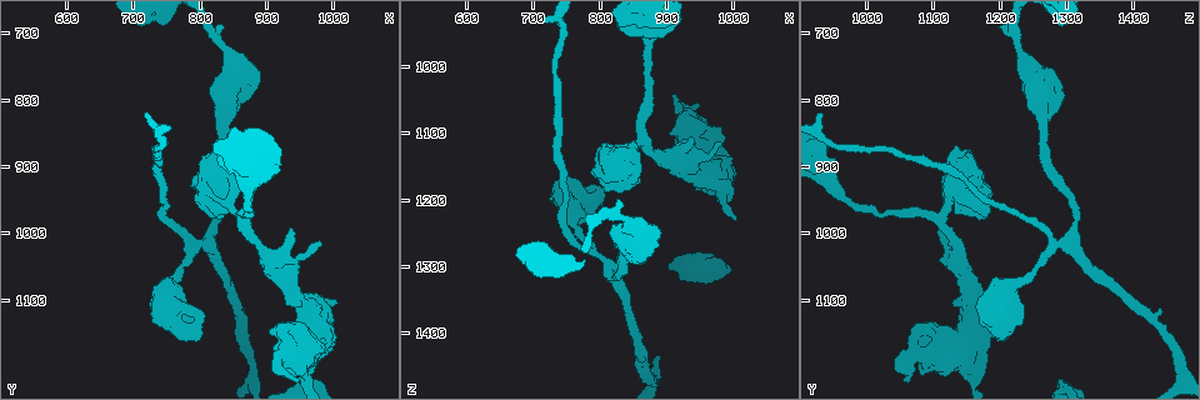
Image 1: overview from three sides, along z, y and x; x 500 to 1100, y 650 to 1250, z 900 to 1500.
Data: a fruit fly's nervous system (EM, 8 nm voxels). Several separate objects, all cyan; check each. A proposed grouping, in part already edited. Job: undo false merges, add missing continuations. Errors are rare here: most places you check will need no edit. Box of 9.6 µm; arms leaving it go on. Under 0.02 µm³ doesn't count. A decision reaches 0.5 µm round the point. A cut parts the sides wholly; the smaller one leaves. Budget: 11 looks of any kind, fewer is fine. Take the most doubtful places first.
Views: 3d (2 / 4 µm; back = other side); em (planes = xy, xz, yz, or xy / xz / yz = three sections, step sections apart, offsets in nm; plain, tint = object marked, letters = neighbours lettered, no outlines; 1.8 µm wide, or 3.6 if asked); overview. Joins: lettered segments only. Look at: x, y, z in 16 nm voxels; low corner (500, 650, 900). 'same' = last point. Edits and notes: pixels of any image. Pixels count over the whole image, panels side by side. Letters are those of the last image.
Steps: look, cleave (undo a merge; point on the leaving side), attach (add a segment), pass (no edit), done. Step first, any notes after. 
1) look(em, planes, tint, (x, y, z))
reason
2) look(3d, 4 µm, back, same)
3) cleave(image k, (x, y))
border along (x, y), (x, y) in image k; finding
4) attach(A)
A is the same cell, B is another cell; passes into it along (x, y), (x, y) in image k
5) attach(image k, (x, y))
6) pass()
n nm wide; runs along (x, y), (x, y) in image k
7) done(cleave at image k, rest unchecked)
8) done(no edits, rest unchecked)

look(em, xy, step 16, tint, (830, 885, 945))
thick end

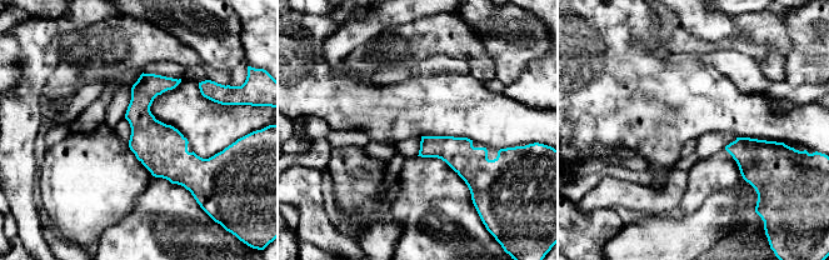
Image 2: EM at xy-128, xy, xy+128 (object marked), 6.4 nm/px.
look(em, planes, letters, same)
another direction

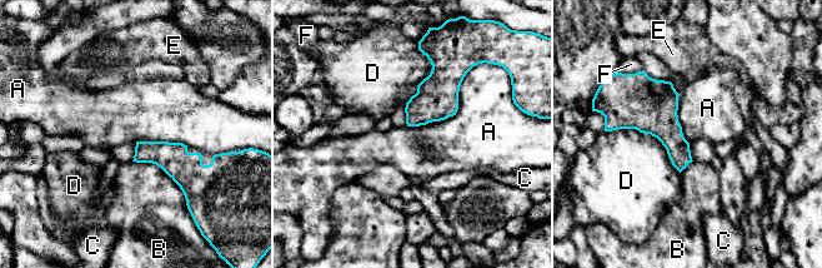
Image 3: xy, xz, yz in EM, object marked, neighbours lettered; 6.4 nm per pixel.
pass()
A, B, C, D, E and F are other cells; border along (470, 70), (452, 115), (406, 125) in image 3; none of them fits

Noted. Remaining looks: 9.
look(3d, 4 µm, (935, 1180, 1090))
sharp bend

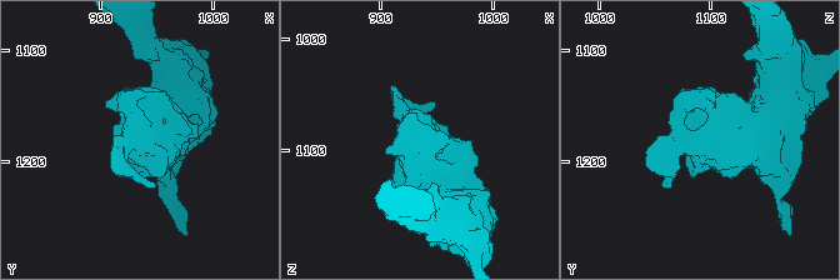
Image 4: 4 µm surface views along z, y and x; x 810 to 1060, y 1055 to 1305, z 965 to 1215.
look(em, 3.6 µm, xz, step 4, tint, (936, 1182, 1090))

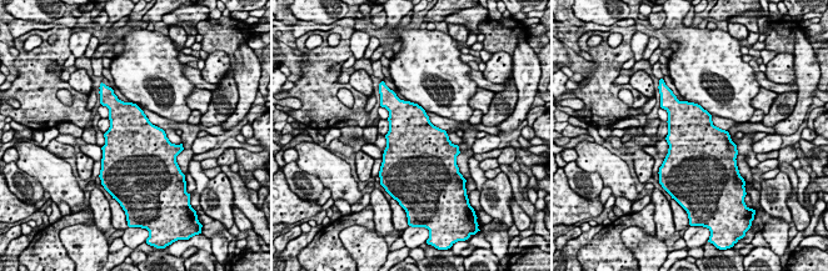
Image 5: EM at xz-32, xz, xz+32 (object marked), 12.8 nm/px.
look(em, 3.6 µm, planes, letters, same)

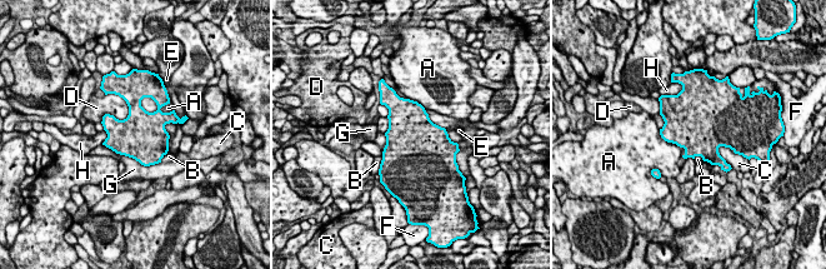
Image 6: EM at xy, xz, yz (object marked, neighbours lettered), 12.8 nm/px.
pass()
A, B, C, D, E, F, G and H are other cells; border along (126, 101), (125, 118), (100, 121) in image 6; continuous, no second neuron

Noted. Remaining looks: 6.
look(em, planes, letters, (790, 1150, 1205))

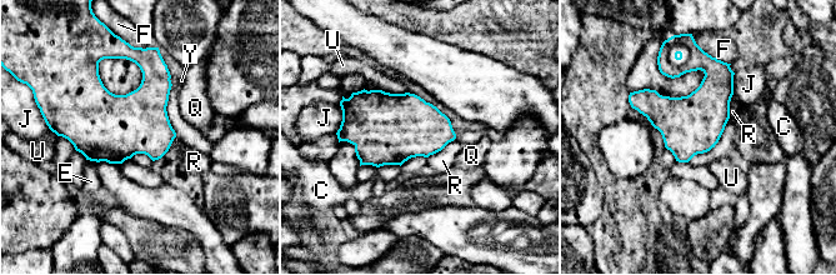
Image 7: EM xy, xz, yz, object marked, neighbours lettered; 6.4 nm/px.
pass()
C, E, F, J, Q, R, U and Y are other cells; border along (384, 91), (405, 93) in image 7; continuous, no second neuron

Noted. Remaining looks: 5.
look(em, planes, tint, (890, 760, 1250))
thick end

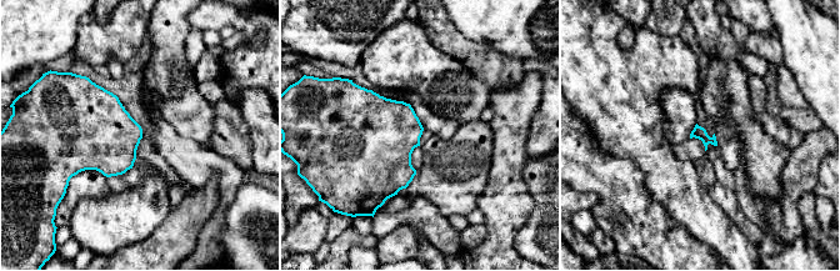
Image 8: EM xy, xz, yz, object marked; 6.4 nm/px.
look(em, planes, letters, same)

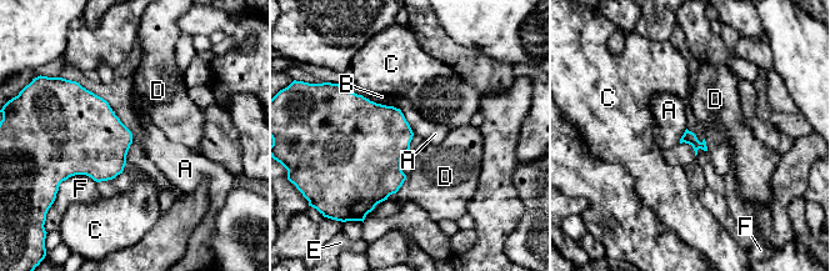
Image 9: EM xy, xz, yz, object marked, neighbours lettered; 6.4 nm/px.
pass()
A, B, C, D, E and F are other cells; border along (399, 108), (414, 133) in image 9; none of them fits

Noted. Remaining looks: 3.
done(no edits, rest unchecked)

